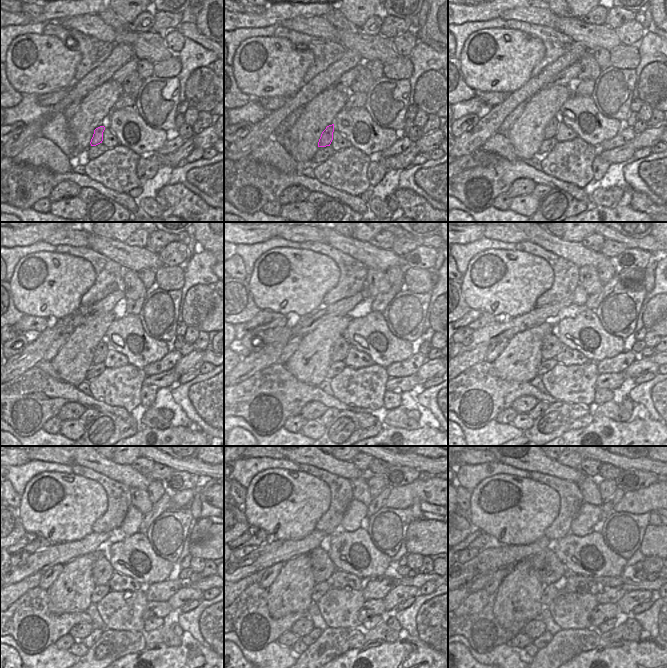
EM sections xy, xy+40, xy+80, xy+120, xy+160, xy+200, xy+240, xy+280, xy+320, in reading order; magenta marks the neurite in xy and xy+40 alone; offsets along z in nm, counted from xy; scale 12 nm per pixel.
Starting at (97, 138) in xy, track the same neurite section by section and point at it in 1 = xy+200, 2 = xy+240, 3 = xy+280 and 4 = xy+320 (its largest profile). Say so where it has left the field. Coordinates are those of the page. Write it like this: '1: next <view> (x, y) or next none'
1: next xy+200 (551, 346)
2: next xy+240 (102, 571)
3: next xy+280 (327, 570)
4: next xy+320 (550, 568)

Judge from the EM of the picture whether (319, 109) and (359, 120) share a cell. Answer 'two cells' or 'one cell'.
two cells

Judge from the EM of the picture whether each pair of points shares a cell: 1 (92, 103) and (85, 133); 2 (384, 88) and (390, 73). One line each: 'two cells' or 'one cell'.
1: one cell
2: two cells

